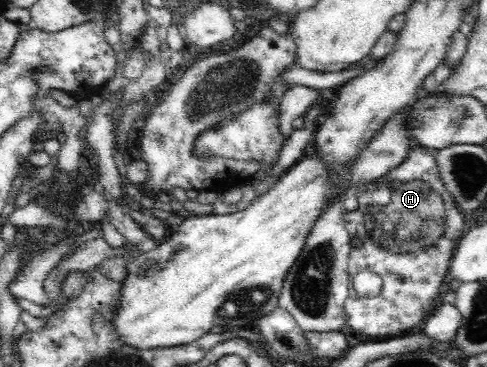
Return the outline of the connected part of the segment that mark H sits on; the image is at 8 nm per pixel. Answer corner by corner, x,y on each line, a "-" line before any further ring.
412,145
408,157
384,173
380,179
364,181
358,189
352,189
358,201
354,210
343,213
345,228
350,243
361,243
362,247
352,247
348,259
348,279
351,281
361,271
378,273
382,278
382,287
377,297
364,298
353,290
349,291
344,303
345,319
348,325
359,334
381,339
398,338
407,329
420,325
430,315
430,307
438,297
452,251
463,237
464,215
455,204
454,198
445,188
440,177
435,151

